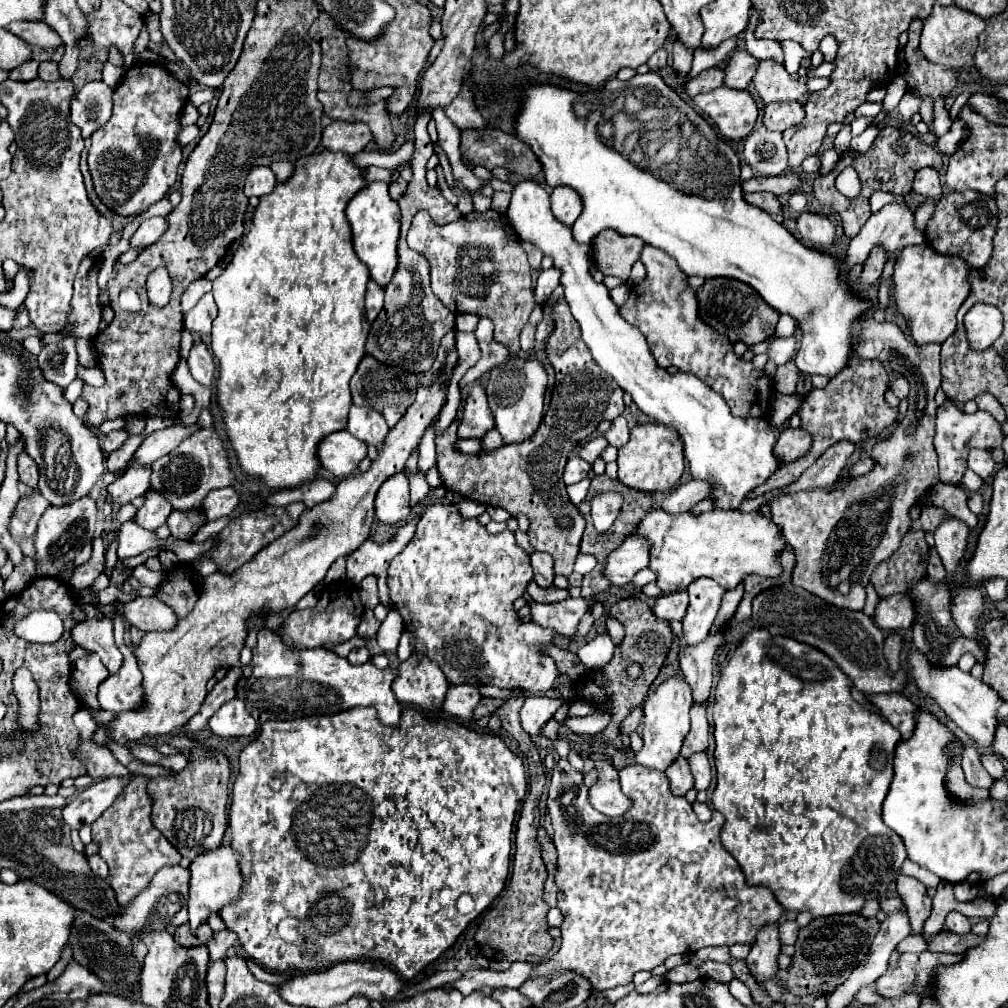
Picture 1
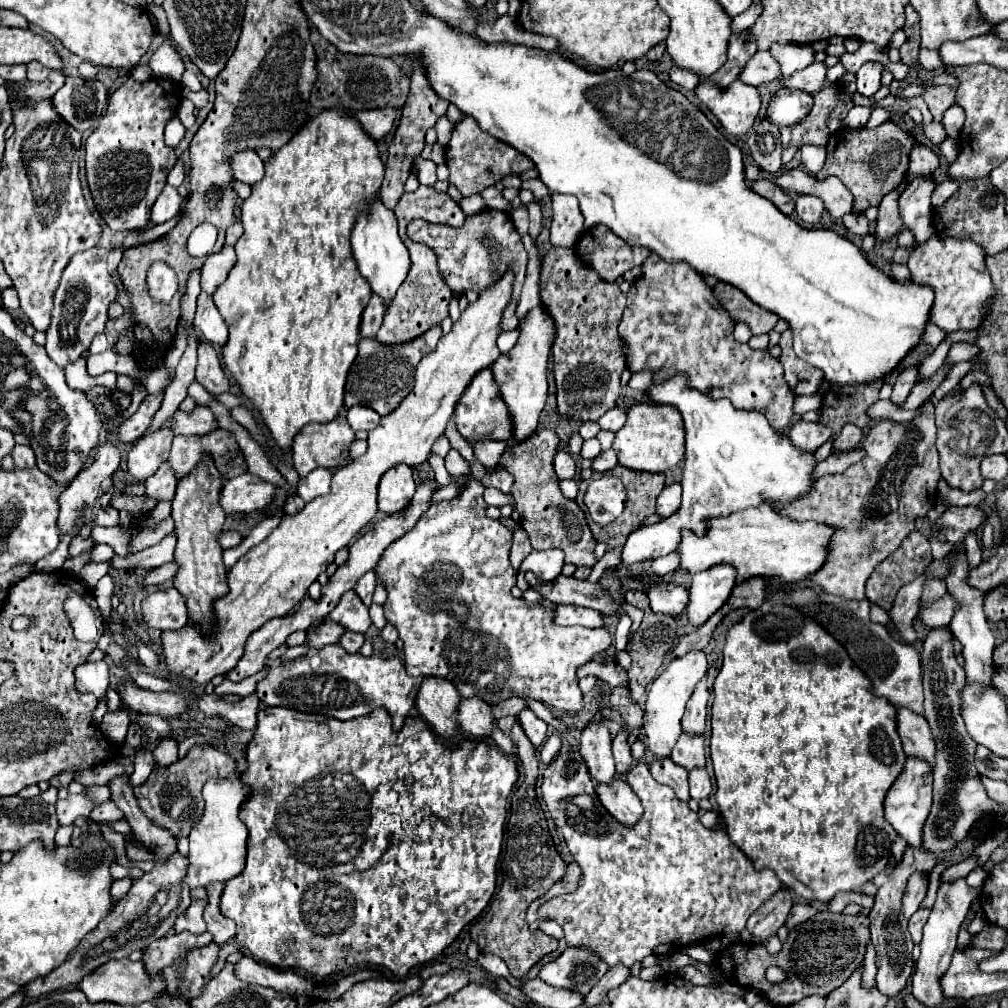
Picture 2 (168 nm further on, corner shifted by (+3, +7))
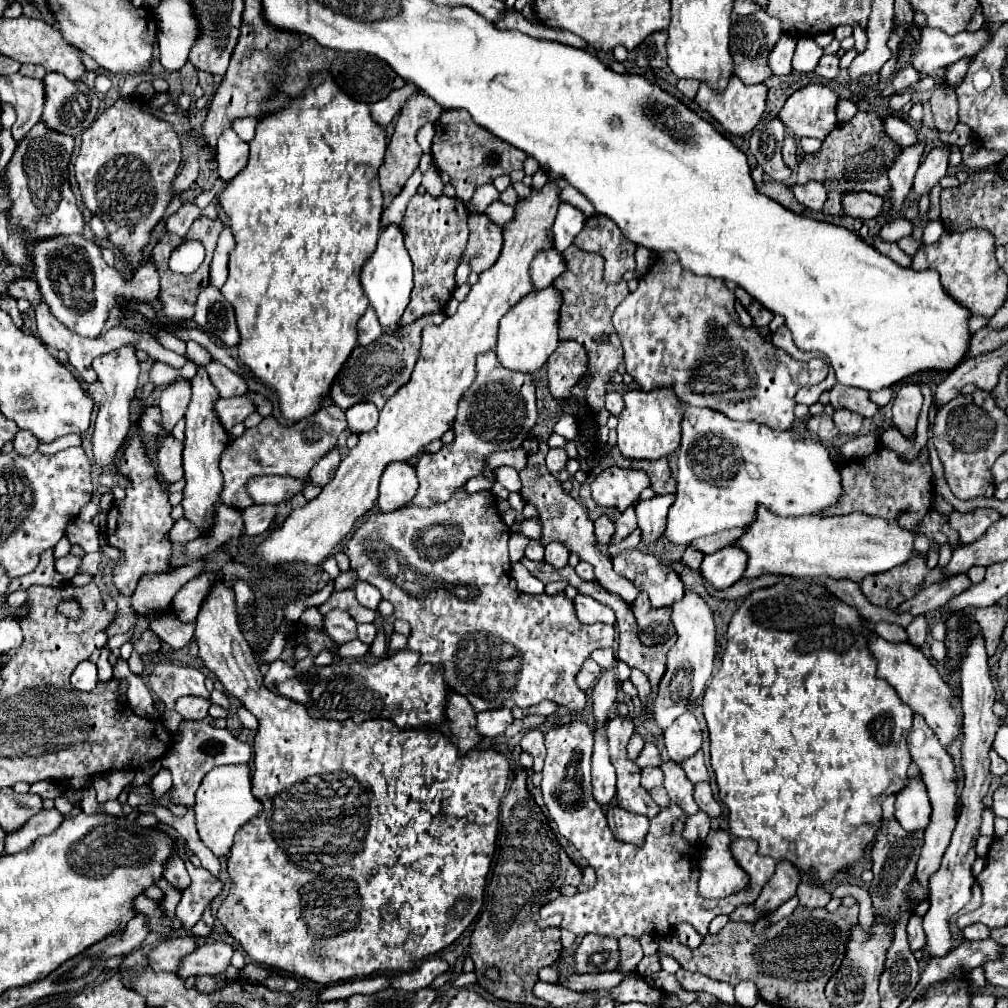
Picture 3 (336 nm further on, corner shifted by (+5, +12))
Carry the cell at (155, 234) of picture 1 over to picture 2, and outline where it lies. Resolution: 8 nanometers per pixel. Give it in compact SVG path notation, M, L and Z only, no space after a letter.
M165 186L165 190L159 194L157 202L153 204L153 210L151 210L151 222L155 224L161 224L161 222L167 222L171 220L179 210L181 210L181 196L177 192L175 186Z

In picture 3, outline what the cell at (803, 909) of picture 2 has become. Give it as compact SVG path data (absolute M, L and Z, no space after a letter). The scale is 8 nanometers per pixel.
M801 881L797 887L797 897L799 897L799 905L815 909L815 907L825 907L831 899L829 891L823 887L817 887L809 881Z

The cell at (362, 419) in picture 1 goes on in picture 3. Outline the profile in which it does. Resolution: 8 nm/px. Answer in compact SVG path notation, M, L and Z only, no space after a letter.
M357 403L357 405L353 405L351 409L347 409L345 415L347 415L349 429L351 429L353 433L371 431L371 429L377 425L377 419L379 419L379 411L377 411L377 407L371 405L371 403Z

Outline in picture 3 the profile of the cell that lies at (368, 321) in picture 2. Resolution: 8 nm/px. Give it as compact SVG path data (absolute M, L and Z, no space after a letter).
M367 307L367 311L363 313L363 317L359 319L359 345L369 345L375 339L379 339L383 335L381 323L373 311L373 307Z

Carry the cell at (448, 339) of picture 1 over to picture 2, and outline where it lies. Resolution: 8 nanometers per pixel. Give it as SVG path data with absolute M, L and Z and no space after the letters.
M441 326L429 328L429 332L421 334L417 340L411 344L381 344L377 338L363 338L359 340L359 354L347 374L347 384L345 384L345 408L351 406L369 406L381 416L393 412L399 402L405 398L405 374L413 372L419 364L419 358L431 352L441 338Z

